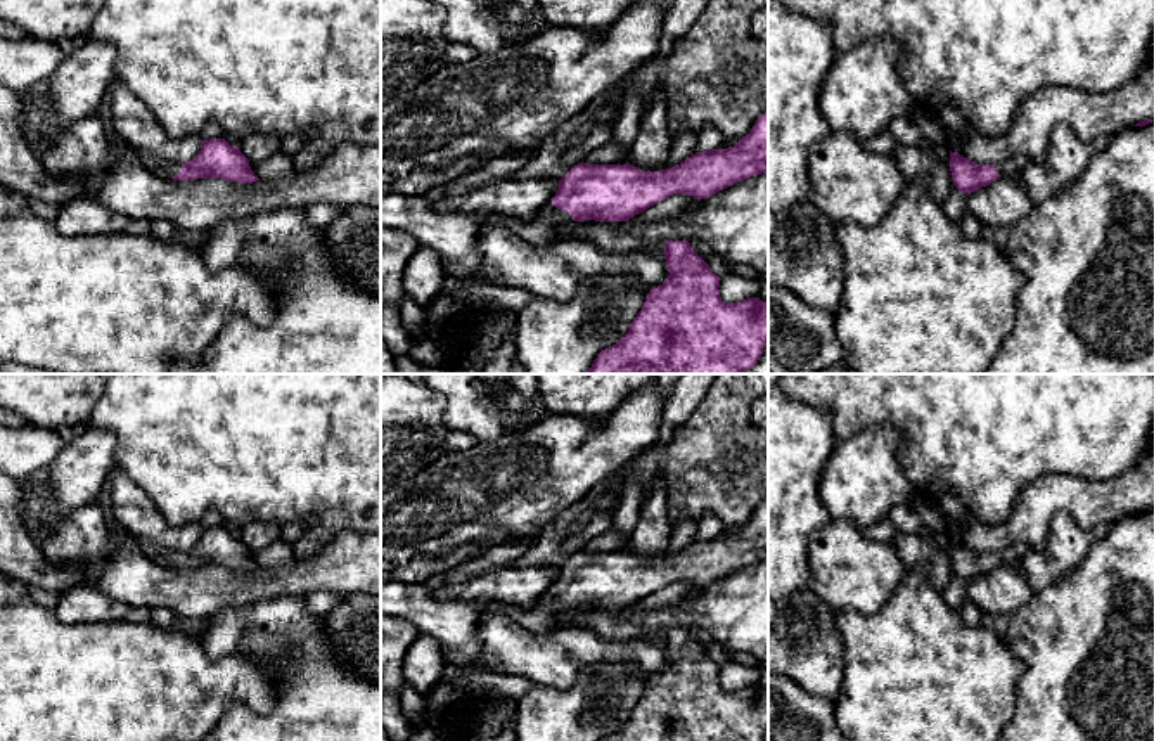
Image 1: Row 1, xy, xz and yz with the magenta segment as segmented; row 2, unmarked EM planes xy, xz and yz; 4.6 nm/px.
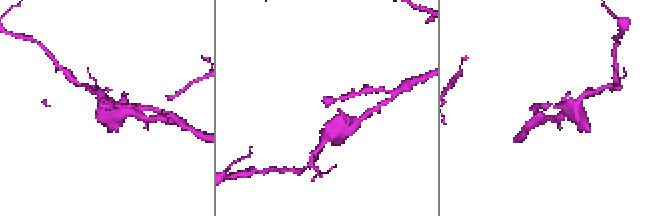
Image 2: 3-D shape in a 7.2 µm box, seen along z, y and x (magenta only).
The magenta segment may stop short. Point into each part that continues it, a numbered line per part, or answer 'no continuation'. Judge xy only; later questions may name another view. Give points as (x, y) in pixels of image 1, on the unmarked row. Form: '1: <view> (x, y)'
1: xy (165, 556)

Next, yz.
1: yz (1016, 553)

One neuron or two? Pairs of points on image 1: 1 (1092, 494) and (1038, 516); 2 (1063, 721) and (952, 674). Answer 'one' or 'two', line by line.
1: one
2: two

